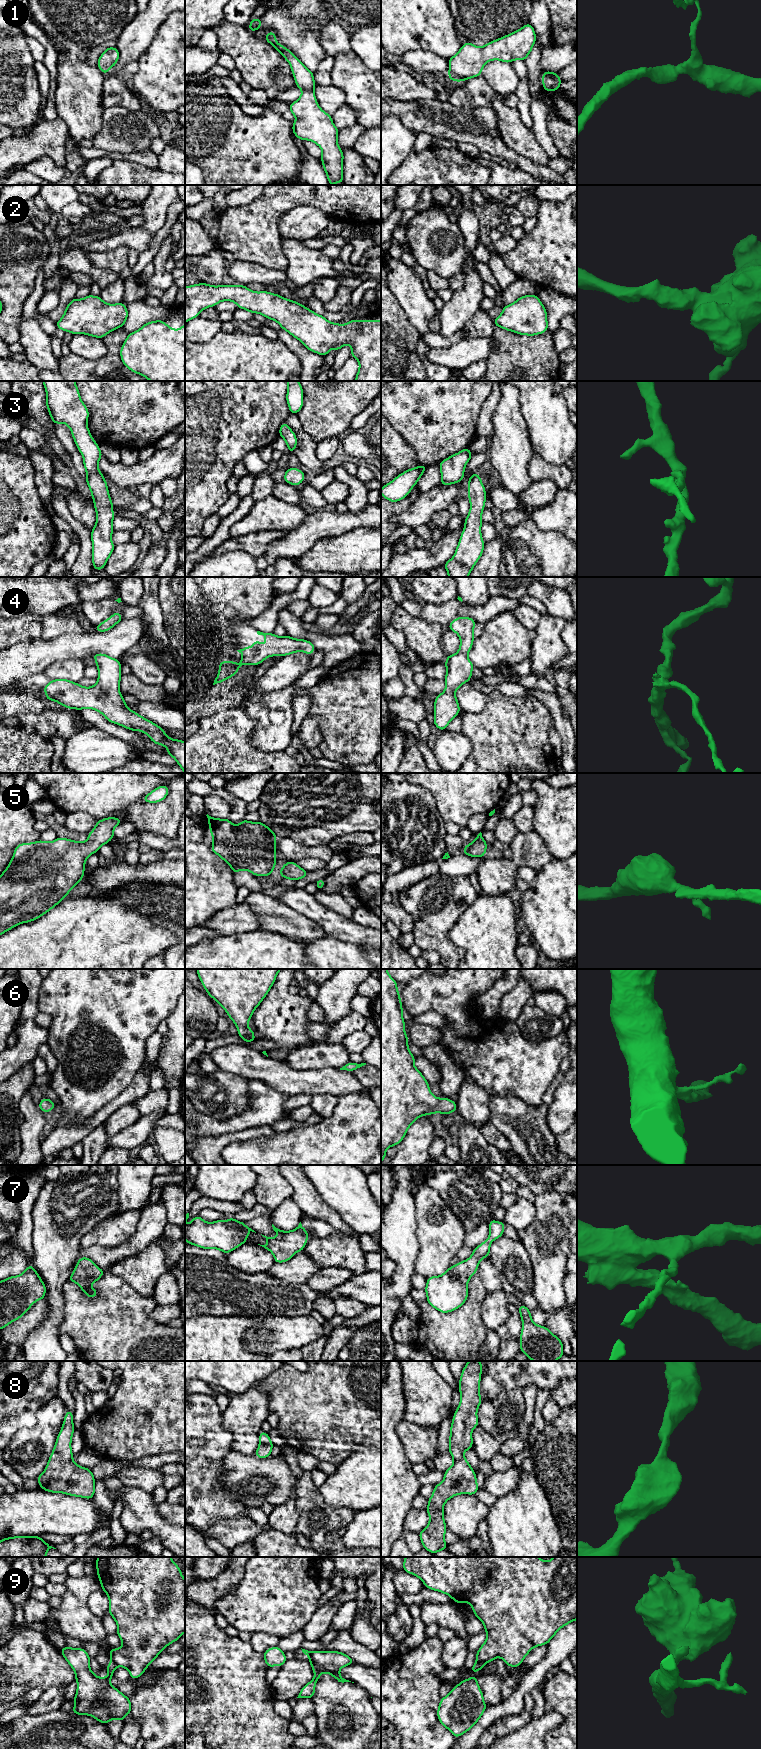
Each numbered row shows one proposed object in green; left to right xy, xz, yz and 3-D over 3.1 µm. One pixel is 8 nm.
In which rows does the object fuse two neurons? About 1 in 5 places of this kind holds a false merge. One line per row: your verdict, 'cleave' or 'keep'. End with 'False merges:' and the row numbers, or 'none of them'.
1: keep
2: keep
3: keep
4: keep
5: keep
6: keep
7: keep
8: keep
9: cleave
False merges: 9

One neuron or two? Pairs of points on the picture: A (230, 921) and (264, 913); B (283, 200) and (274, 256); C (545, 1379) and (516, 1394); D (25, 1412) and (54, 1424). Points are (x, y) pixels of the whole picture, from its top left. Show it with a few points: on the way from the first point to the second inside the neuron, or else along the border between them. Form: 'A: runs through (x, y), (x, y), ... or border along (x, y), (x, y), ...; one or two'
A: border along (245, 900), (258, 919), (259, 929); two
B: runs through (270, 214), (270, 242); one
C: border along (522, 1390), (511, 1389), (499, 1394); two
D: border along (51, 1398), (32, 1426), (17, 1430); two

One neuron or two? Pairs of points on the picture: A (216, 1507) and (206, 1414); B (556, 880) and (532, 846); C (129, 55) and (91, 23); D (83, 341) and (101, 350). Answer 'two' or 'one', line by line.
A: one
B: two
C: two
D: one

